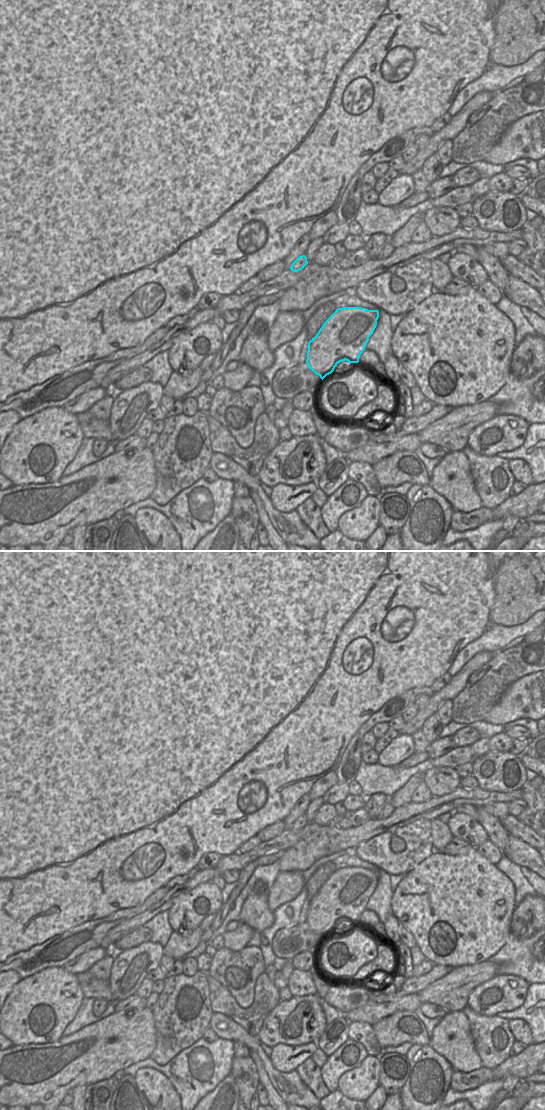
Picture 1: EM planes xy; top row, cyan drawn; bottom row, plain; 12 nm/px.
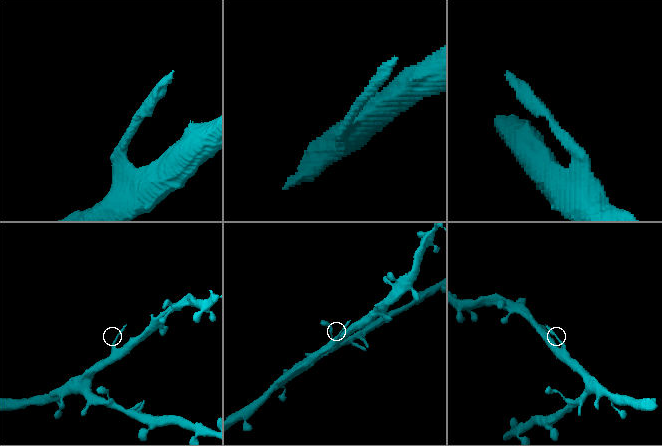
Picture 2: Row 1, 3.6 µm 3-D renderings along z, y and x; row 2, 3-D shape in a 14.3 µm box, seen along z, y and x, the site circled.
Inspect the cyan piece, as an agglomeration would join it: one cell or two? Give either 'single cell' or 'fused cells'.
fused cells

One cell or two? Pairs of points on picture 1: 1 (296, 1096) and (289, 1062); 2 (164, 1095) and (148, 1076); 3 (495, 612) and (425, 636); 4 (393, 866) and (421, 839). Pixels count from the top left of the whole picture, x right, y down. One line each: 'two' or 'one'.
1: two
2: one
3: two
4: one

